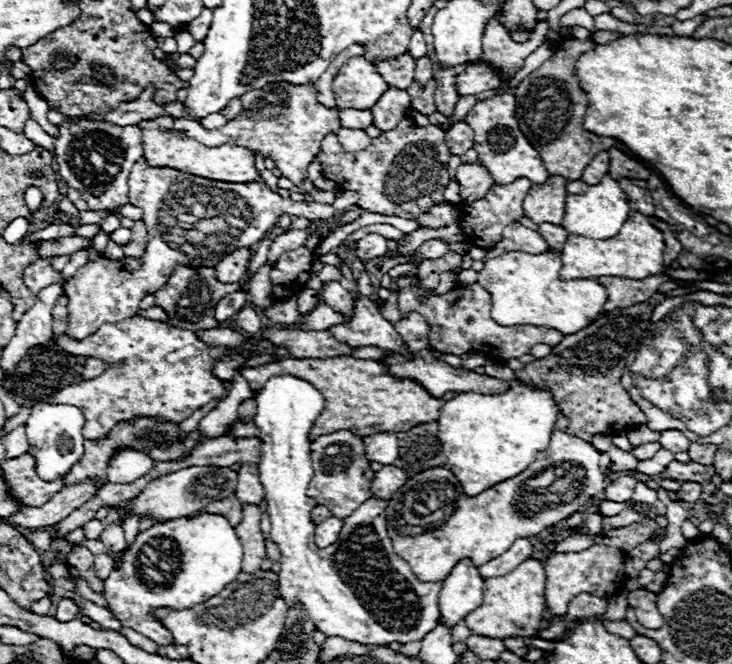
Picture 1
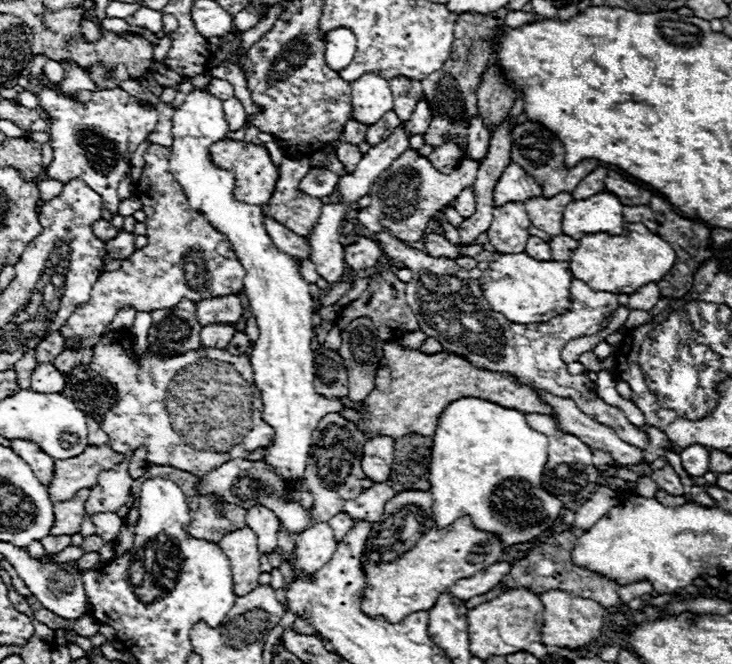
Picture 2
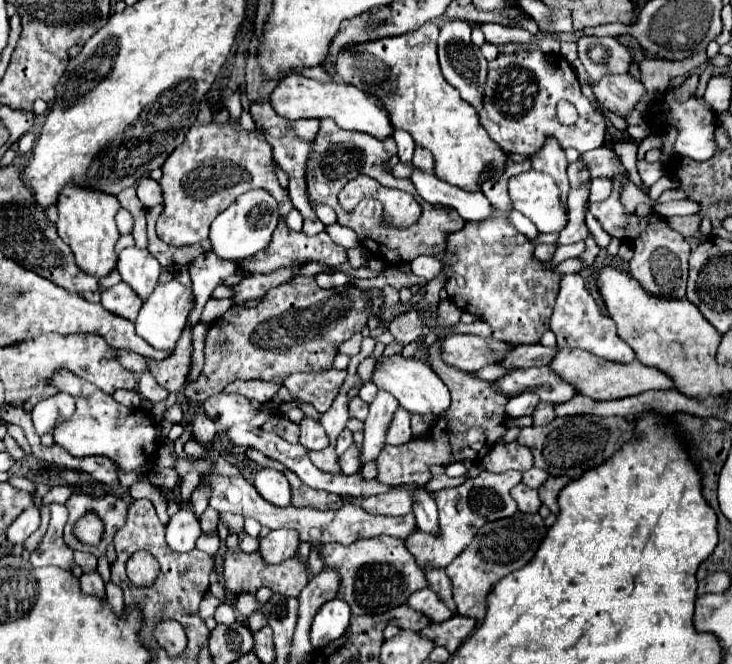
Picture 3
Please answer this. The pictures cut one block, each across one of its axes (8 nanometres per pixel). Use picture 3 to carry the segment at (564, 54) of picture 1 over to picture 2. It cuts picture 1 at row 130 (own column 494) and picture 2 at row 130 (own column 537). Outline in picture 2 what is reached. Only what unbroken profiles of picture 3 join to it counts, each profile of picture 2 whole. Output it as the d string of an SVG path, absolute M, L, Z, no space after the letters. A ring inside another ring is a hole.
M526 120L524 124L516 124L512 138L514 138L514 142L512 142L512 154L510 154L510 158L516 164L520 164L530 176L534 176L534 180L542 186L546 198L556 196L558 192L572 192L572 188L576 188L576 184L588 172L592 172L594 168L598 168L598 164L600 164L598 160L588 158L588 160L578 162L574 168L566 168L564 166L564 146L558 140L558 136L554 132L550 132L548 128L544 128L542 124L532 122L532 120ZM534 138L542 138L542 140L534 140Z

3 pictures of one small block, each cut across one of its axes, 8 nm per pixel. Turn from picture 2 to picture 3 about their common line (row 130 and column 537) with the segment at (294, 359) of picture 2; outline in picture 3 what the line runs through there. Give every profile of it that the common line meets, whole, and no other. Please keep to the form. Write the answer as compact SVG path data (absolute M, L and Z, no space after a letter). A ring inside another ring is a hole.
M528 170L512 176L508 182L512 204L528 216L540 232L562 232L568 224L568 212L562 208L560 192L550 176Z

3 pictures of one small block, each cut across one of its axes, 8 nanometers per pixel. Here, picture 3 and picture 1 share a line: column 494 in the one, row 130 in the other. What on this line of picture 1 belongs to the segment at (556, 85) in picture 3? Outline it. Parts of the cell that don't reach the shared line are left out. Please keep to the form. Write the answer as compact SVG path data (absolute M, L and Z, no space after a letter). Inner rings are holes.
M64 120L58 126L56 164L58 174L66 186L78 190L88 202L90 210L108 210L128 202L128 176L138 158L144 156L142 130L138 126L120 128L102 120Z

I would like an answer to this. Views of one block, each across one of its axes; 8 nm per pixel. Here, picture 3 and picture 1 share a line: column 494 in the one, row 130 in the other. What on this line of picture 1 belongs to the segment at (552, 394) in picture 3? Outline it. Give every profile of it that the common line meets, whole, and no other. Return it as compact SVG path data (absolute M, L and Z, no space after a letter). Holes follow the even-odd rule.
M388 88L388 92L384 92L384 96L372 106L374 126L380 128L382 132L392 130L402 120L402 116L406 116L408 106L410 106L408 92L400 92L398 88Z

